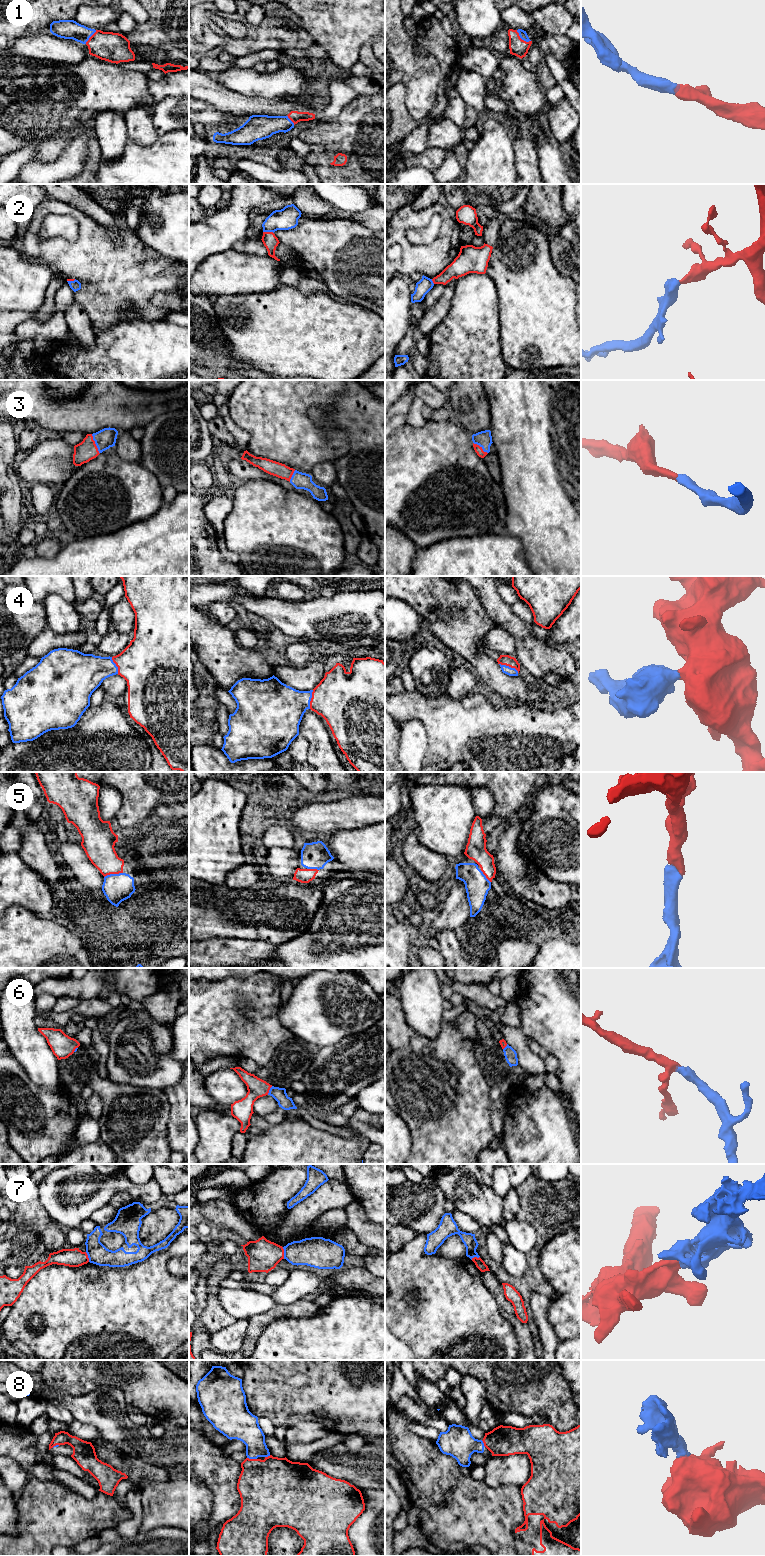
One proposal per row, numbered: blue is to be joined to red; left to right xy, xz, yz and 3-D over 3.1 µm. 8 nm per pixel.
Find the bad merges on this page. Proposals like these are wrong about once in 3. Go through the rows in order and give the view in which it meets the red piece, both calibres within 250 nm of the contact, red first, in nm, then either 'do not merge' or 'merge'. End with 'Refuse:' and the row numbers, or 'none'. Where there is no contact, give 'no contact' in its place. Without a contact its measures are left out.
1: meets red in yz; 140 nm thick on the red side, 70 nm on the other; merge
2: meets red in xz; 120 nm thick on the red side, 180 nm on the other; merge
3: meets red in xy; 160 nm thick on the red side, 160 nm on the other; merge
4: meets red in yz; 90 nm thick on the red side, 70 nm on the other; merge
5: meets red in xy; 240 nm thick on the red side, 220 nm on the other; merge
6: meets red in xz; 150 nm thick on the red side, 110 nm on the other; merge
7: meets red in xz; 260 nm thick on the red side, 240 nm on the other; do not merge
8: meets red in xz; 440 nm thick on the red side, 200 nm on the other; merge
Refuse: 7

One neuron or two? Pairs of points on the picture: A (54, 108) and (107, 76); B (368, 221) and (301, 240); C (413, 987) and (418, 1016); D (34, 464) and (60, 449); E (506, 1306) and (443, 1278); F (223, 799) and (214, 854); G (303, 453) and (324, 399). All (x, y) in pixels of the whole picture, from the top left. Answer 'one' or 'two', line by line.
A: one
B: two
C: one
D: one
E: two
F: one
G: one

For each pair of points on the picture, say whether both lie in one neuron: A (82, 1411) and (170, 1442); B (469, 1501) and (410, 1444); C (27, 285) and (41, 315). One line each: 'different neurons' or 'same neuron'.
A: same neuron
B: same neuron
C: different neurons

